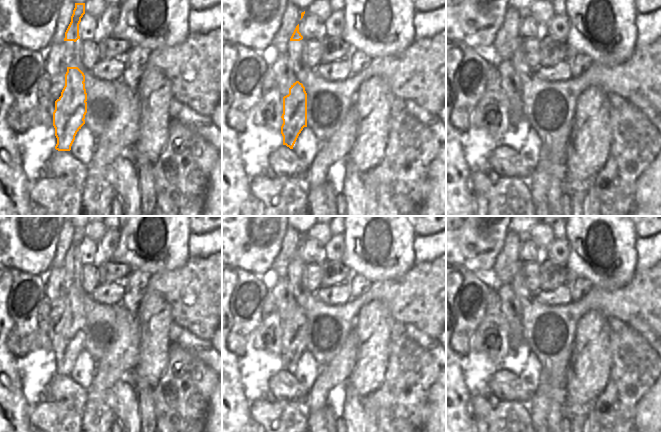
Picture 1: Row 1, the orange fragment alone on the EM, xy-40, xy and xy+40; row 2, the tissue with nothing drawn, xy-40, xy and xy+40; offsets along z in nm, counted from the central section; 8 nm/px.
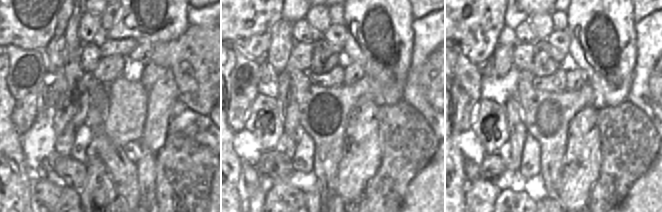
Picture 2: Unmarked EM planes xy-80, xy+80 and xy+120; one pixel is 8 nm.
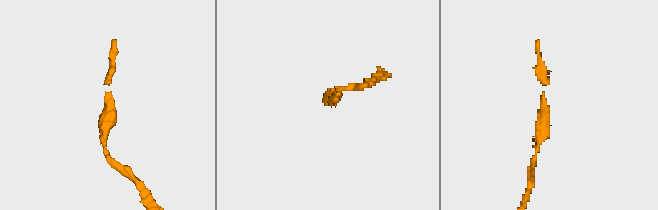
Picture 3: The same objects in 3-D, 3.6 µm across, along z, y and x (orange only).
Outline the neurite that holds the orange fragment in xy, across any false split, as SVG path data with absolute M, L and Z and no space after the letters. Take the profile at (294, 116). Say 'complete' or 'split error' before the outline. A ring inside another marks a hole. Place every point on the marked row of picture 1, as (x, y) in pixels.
complete | M299 81L293 83L289 88L289 94L283 97L281 118L283 145L293 149L299 134L307 127L307 93Z

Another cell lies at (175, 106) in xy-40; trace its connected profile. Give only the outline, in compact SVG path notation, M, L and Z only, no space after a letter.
M174 97L172 98L170 104L169 104L169 116L170 118L177 117L183 104L175 99Z

